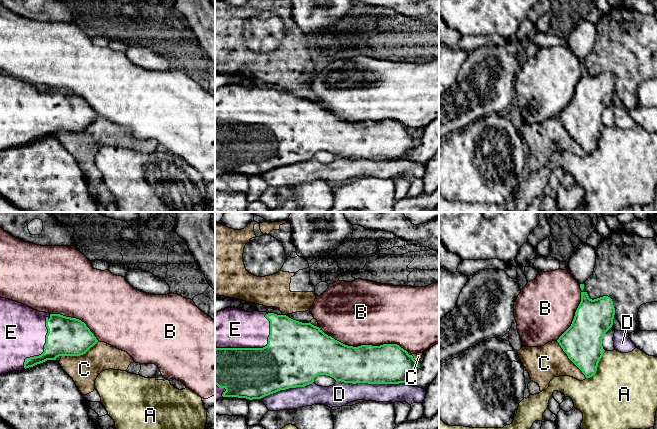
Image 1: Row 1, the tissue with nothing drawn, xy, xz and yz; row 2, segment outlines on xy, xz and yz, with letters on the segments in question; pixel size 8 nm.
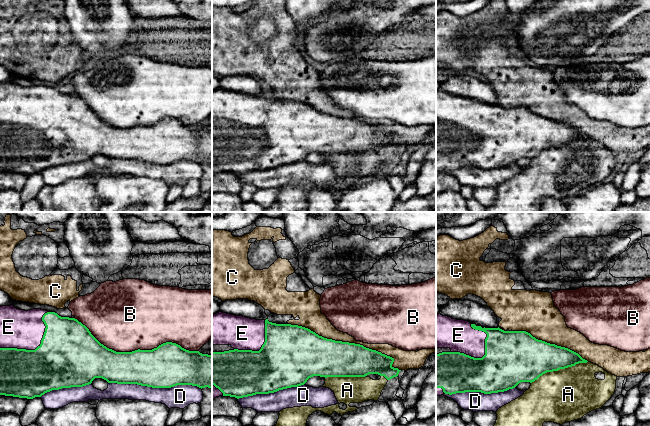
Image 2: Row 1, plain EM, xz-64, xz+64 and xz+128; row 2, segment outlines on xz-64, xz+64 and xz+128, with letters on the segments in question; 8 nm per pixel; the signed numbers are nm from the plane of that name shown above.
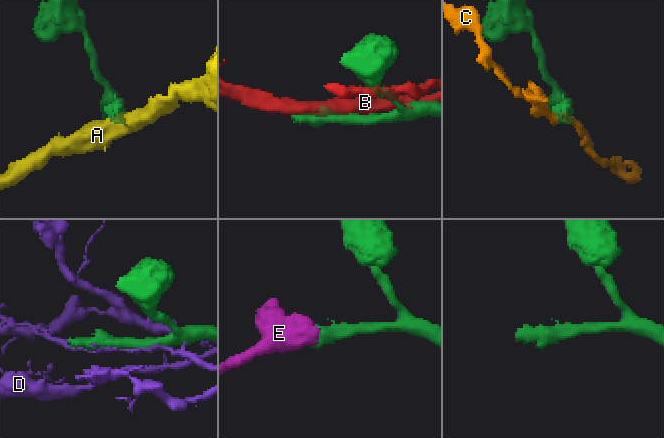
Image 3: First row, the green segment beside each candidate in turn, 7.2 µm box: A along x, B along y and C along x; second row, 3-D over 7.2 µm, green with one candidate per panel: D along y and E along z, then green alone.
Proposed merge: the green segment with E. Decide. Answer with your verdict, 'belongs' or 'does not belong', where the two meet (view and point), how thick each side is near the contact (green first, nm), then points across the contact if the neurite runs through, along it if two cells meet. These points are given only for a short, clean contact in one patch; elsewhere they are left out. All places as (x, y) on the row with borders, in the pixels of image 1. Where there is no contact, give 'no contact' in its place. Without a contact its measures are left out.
belongs | xz (256, 348) | 420/320 nm

